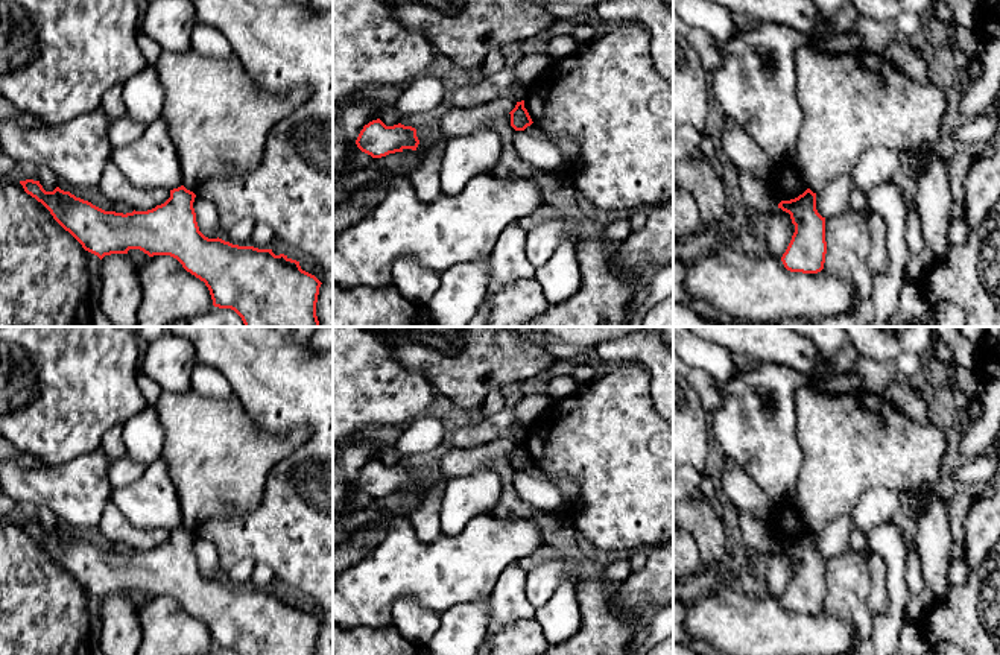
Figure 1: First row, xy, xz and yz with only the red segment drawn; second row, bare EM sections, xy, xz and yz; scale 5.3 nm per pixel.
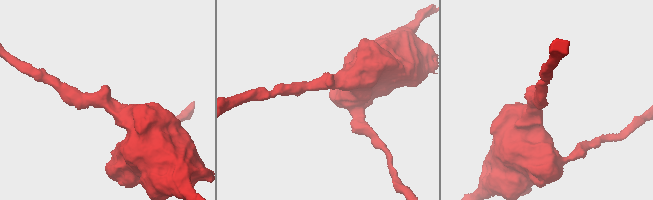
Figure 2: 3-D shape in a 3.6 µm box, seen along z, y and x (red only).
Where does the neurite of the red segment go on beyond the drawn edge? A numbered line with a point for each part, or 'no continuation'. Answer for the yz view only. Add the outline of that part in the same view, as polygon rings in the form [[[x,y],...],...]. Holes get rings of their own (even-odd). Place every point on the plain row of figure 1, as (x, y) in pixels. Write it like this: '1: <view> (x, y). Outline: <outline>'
no continuation

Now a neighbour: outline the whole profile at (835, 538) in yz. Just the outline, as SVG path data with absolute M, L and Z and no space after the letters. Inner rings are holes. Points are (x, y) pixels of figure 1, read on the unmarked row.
M840 515L828 523L821 533L816 535L818 553L830 559L850 550L851 532L856 529L851 515Z

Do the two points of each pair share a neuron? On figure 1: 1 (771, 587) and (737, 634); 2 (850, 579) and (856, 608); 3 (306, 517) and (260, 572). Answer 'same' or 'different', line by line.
1: different
2: same
3: different

